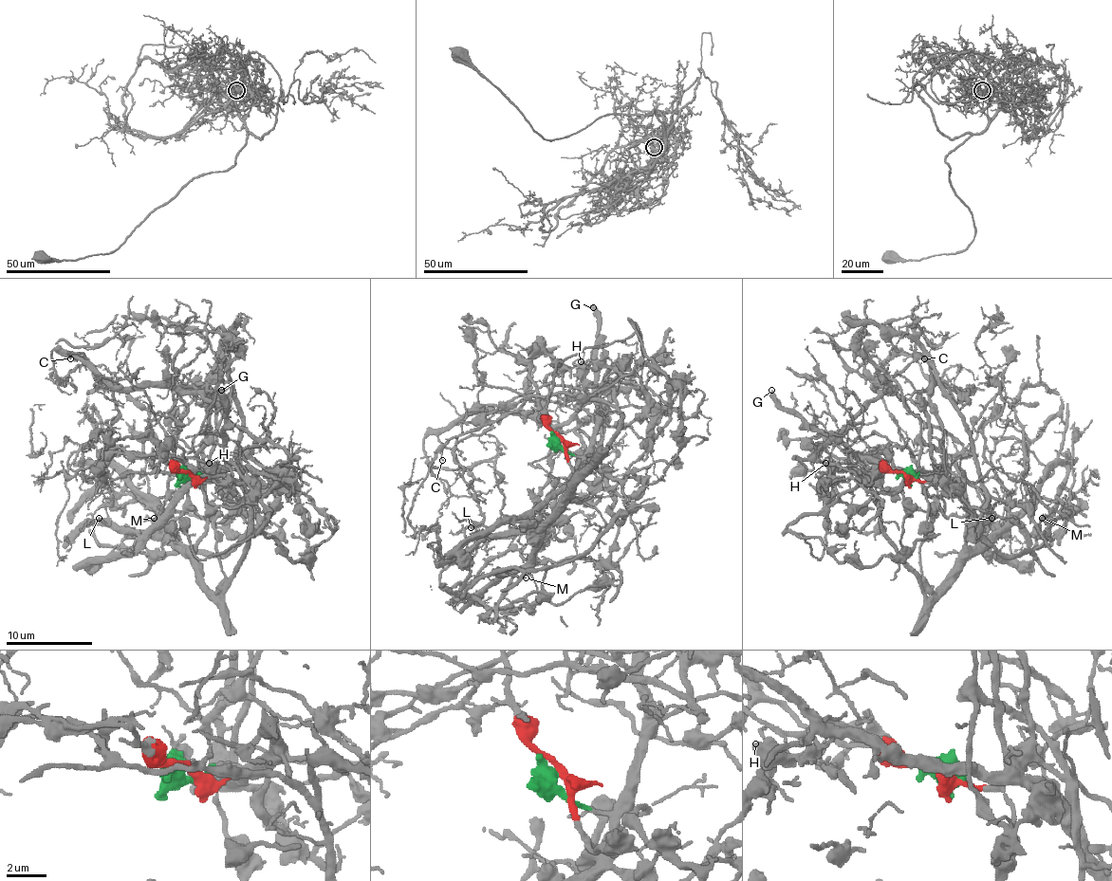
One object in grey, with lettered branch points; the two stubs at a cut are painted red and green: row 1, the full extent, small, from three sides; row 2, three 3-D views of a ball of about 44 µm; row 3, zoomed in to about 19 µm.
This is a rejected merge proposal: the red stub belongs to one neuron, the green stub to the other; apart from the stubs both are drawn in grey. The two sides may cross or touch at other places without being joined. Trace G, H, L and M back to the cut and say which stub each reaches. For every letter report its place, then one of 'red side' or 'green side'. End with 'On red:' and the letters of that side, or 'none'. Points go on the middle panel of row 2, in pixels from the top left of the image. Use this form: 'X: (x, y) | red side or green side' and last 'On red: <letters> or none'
G: (593, 307) | green side
H: (581, 361) | green side
L: (471, 527) | red side
M: (526, 578) | red side
On red: L, M

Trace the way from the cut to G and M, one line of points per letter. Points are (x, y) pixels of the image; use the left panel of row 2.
G: (187, 472), (191, 478), (195, 474), (217, 472), (226, 463), (226, 405), (221, 390)
M: (187, 472), (213, 515), (243, 496), (250, 530), (228, 552), (130, 550), (155, 518)

